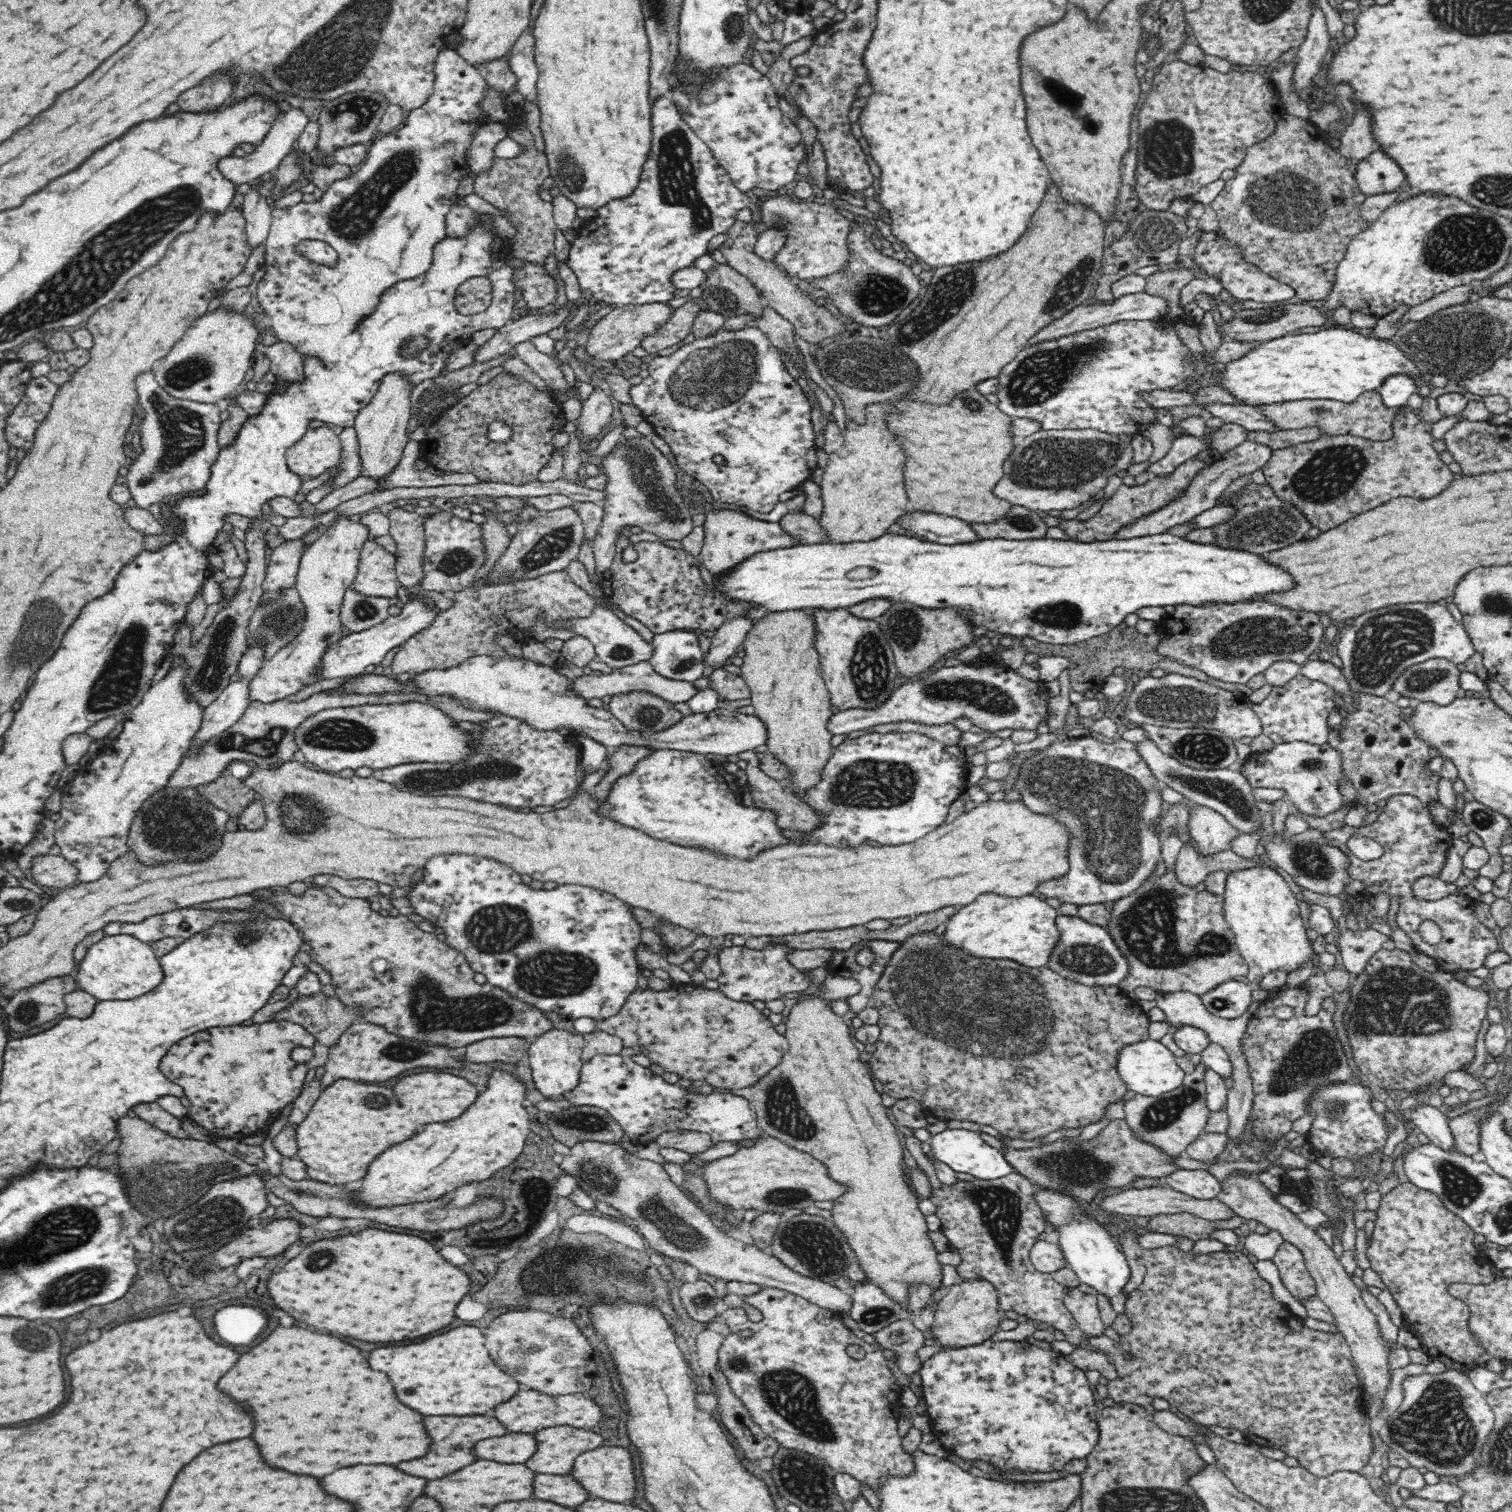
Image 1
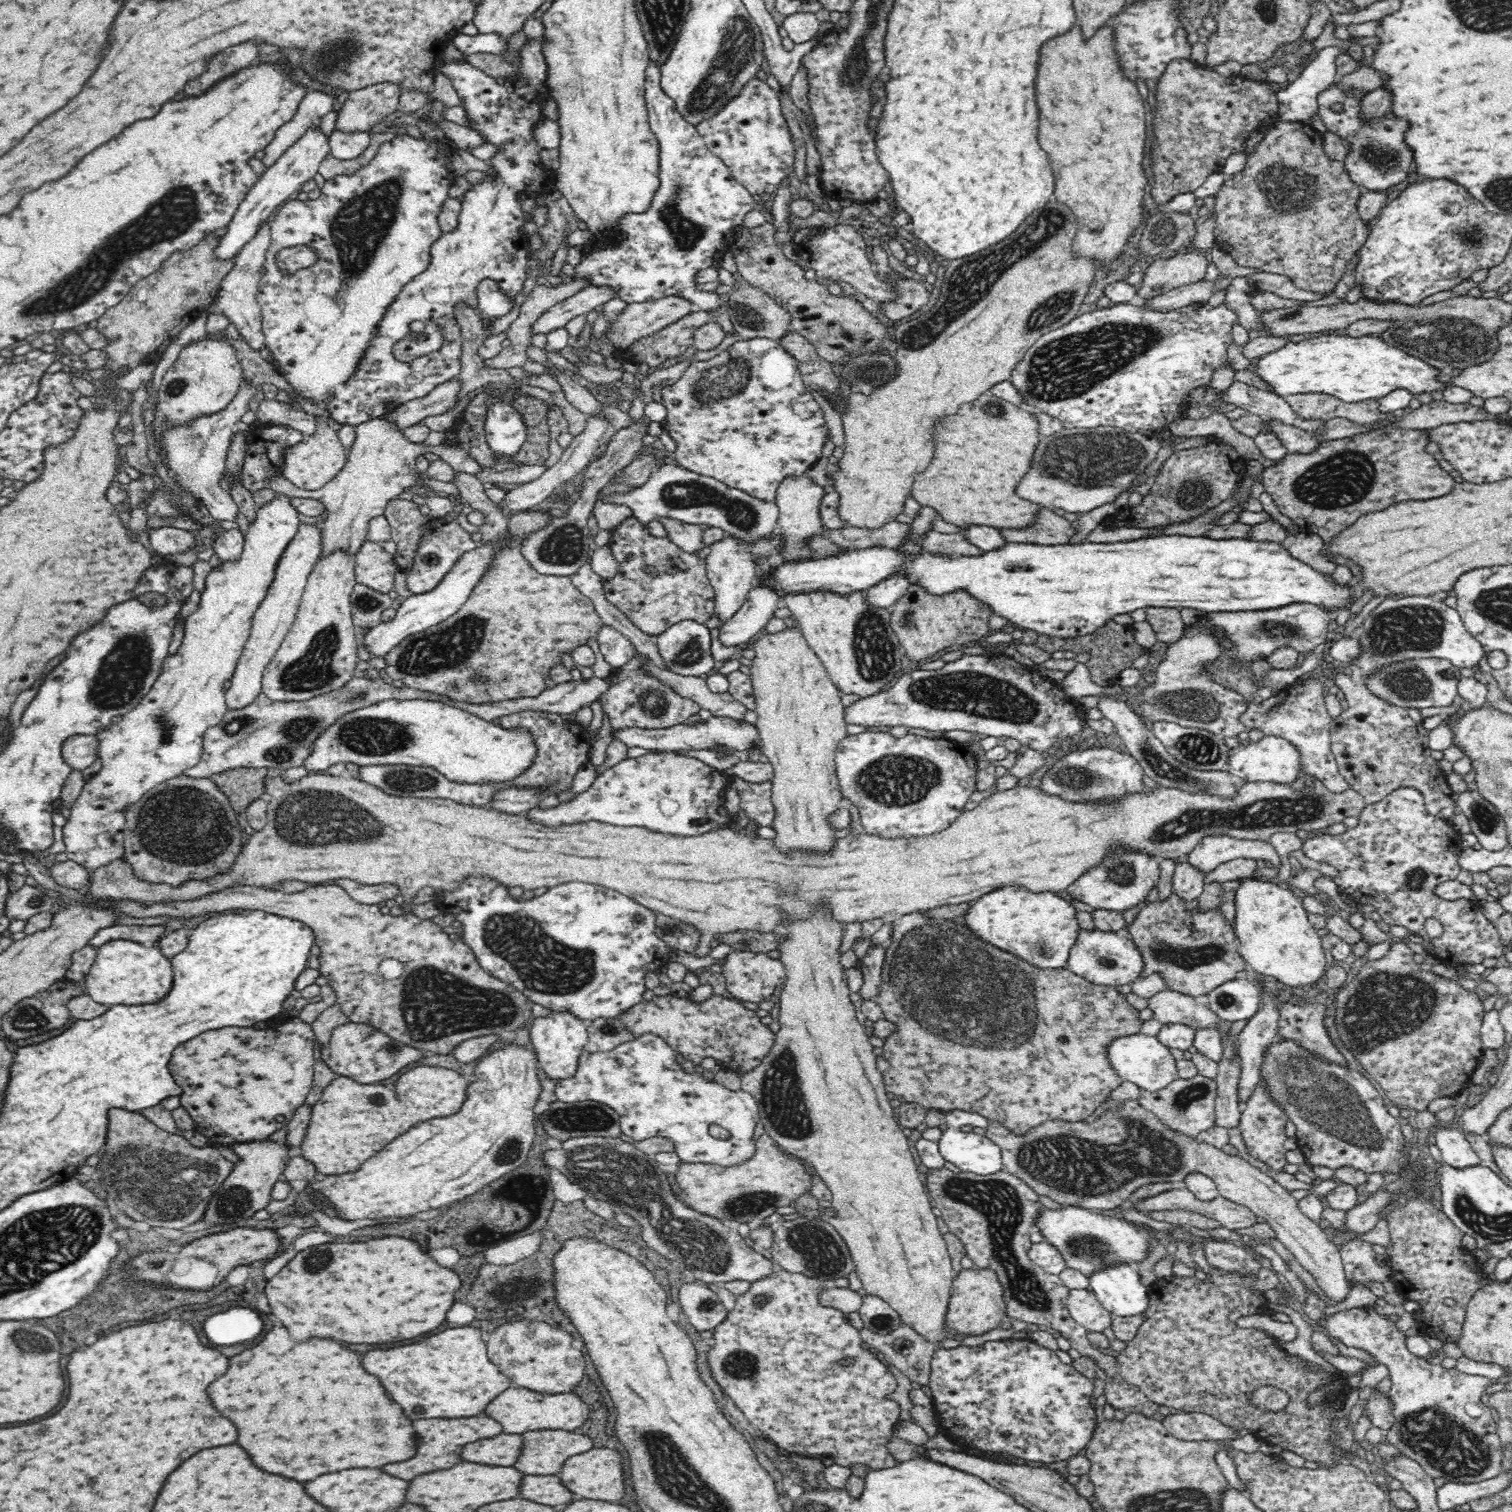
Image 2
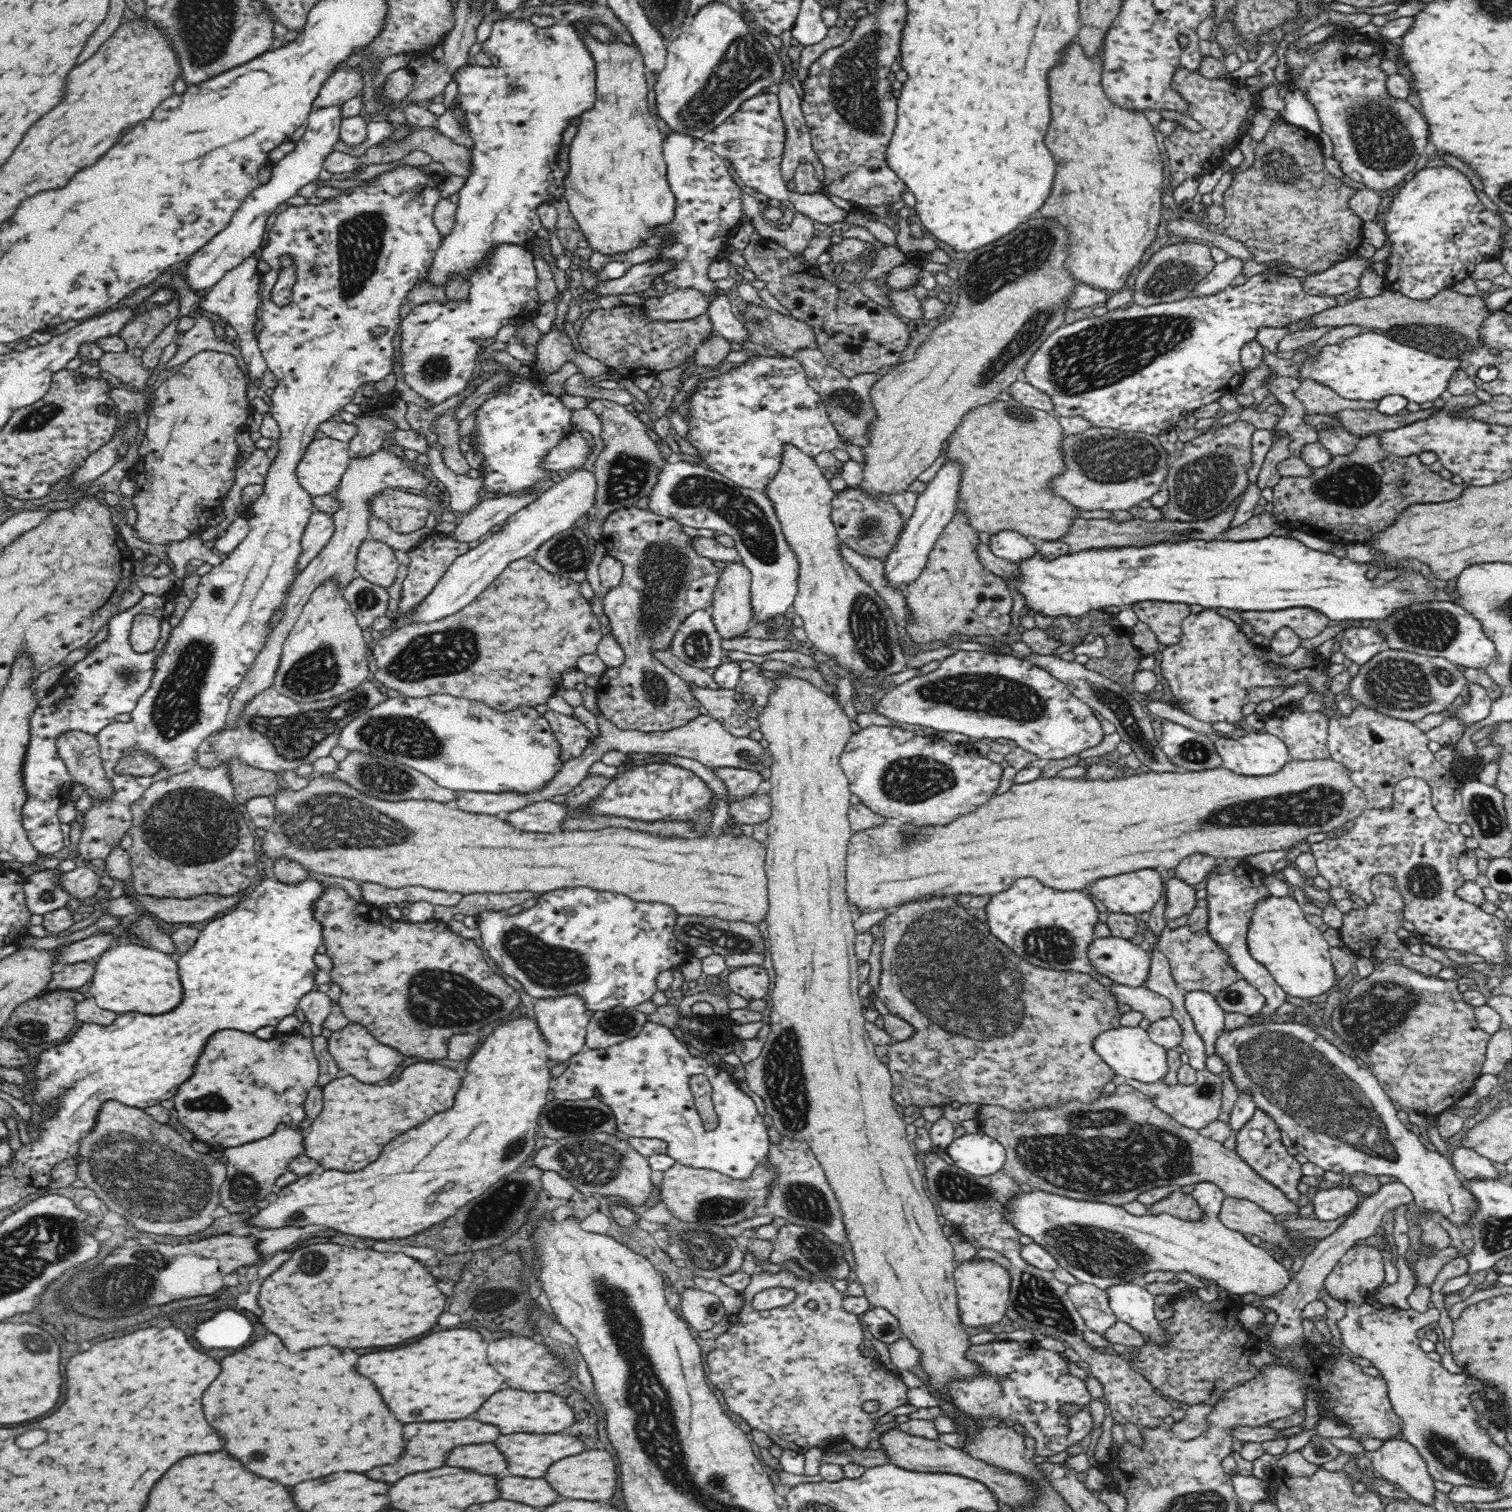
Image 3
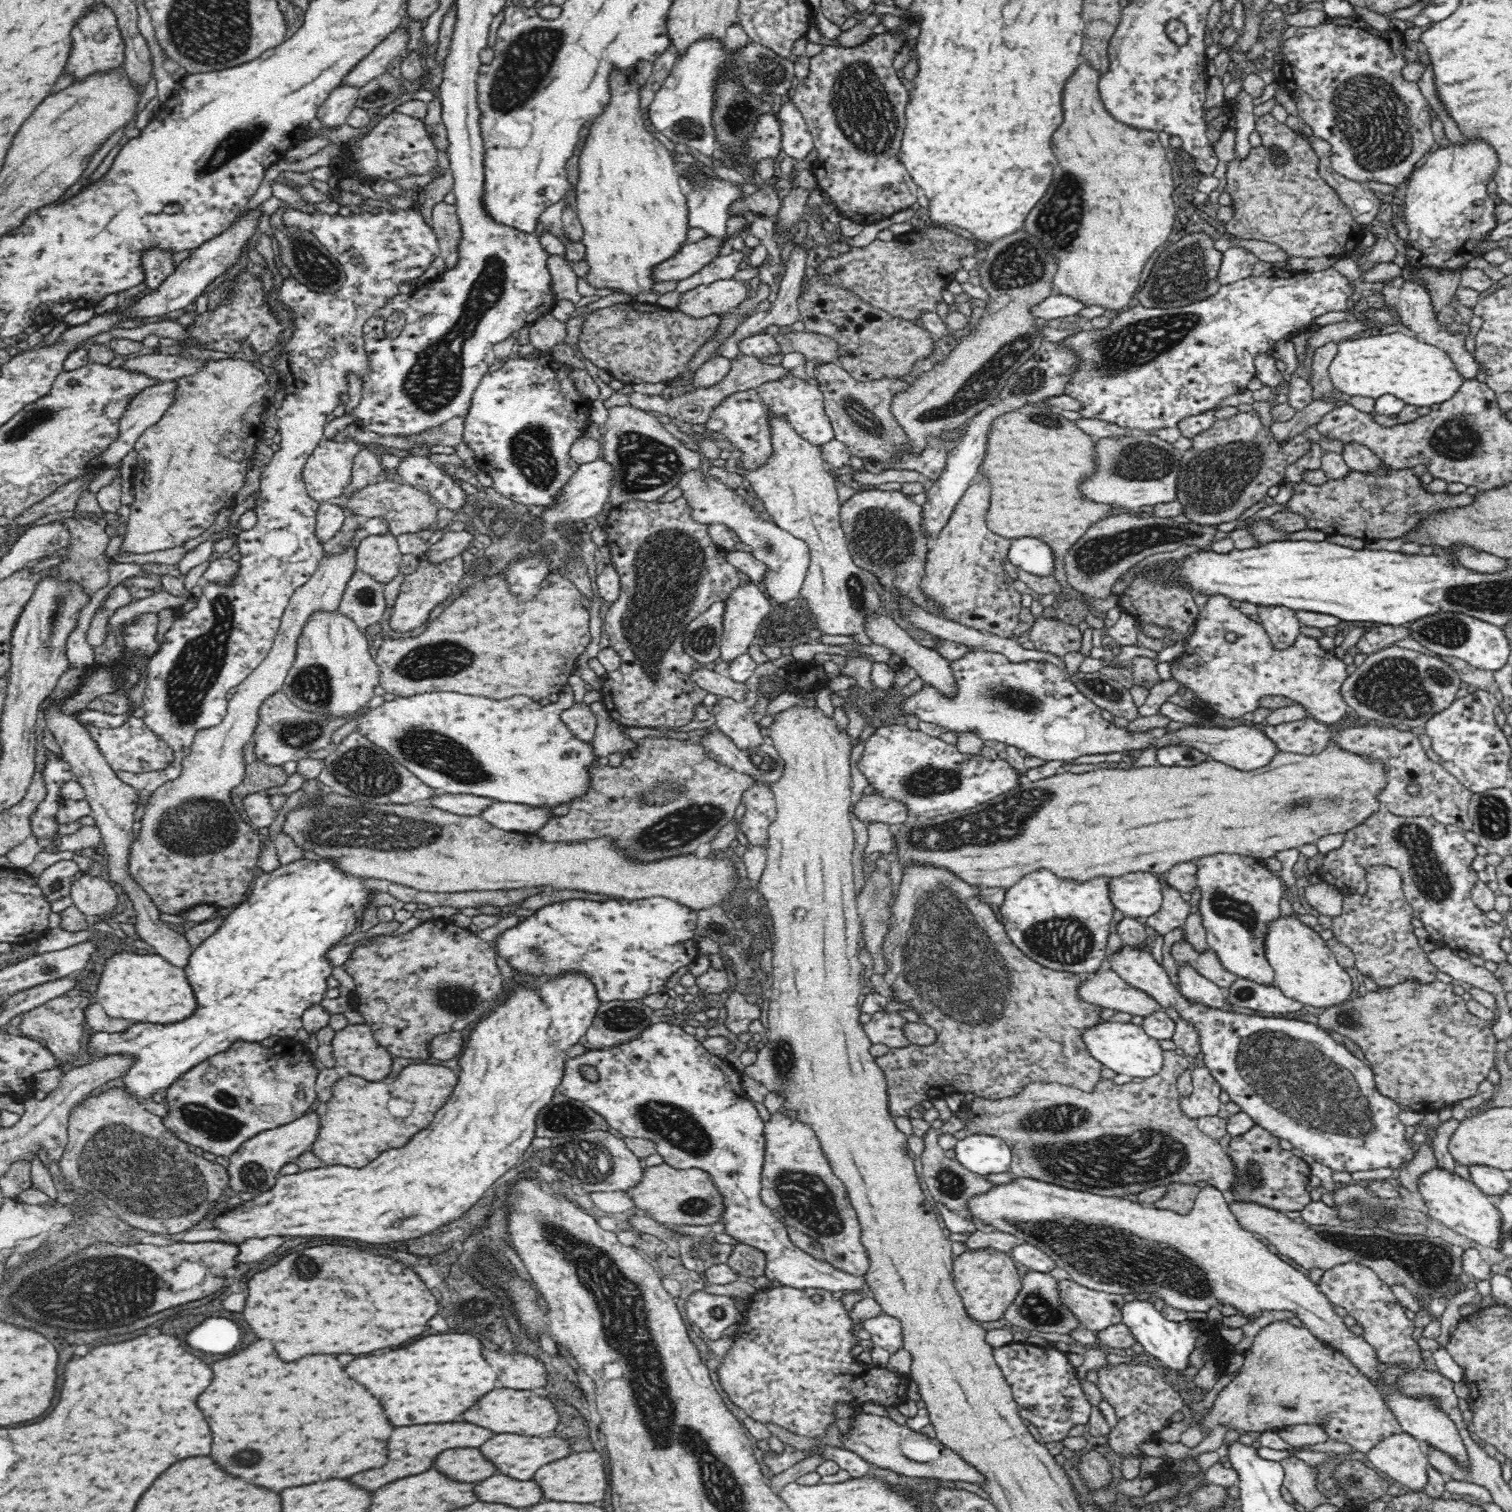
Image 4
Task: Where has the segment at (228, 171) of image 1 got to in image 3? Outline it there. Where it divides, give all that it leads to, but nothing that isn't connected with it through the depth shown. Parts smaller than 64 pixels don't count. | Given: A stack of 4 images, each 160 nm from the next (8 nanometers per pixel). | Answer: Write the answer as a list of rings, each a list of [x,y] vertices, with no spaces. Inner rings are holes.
[[[348,68],[344,70],[337,70],[330,75],[320,86],[318,96],[312,100],[312,111],[328,108],[333,106],[340,106],[347,100],[358,96],[358,92],[364,86],[364,80],[360,77],[362,68]]]

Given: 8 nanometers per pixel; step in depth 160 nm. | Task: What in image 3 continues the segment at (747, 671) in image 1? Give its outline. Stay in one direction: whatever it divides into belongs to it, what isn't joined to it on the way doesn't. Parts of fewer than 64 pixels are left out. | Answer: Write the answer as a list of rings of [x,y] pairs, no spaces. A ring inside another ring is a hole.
[[[785,671],[777,672],[777,676],[770,679],[770,681],[774,683],[775,688],[770,690],[766,707],[761,710],[757,719],[760,722],[760,733],[768,741],[769,754],[772,757],[770,766],[772,775],[769,778],[772,784],[769,791],[772,808],[770,818],[764,824],[767,825],[769,834],[765,843],[767,851],[765,875],[768,876],[768,898],[770,898],[770,910],[766,915],[770,944],[767,945],[770,950],[774,972],[776,972],[776,984],[774,984],[774,989],[770,994],[773,1002],[769,1015],[771,1032],[763,1039],[764,1046],[760,1056],[743,1066],[745,1082],[749,1090],[762,1098],[766,1114],[772,1119],[774,1130],[777,1130],[786,1139],[806,1142],[812,1153],[814,1153],[814,1158],[820,1163],[835,1194],[836,1201],[839,1203],[846,1237],[854,1256],[855,1266],[852,1271],[863,1286],[865,1297],[871,1302],[872,1306],[889,1310],[890,1314],[893,1314],[899,1320],[902,1334],[920,1350],[920,1362],[923,1371],[929,1376],[933,1388],[940,1390],[943,1396],[948,1399],[950,1398],[950,1395],[946,1393],[948,1378],[974,1376],[978,1369],[976,1369],[976,1363],[968,1361],[965,1355],[966,1350],[971,1345],[968,1342],[968,1334],[962,1328],[964,1325],[960,1321],[960,1315],[958,1315],[958,1297],[955,1287],[956,1263],[954,1261],[953,1246],[950,1244],[949,1238],[946,1238],[942,1233],[942,1226],[938,1223],[938,1214],[936,1214],[934,1204],[926,1196],[924,1178],[920,1175],[920,1170],[918,1170],[914,1159],[916,1150],[912,1143],[906,1141],[907,1120],[902,1119],[894,1108],[891,1074],[888,1067],[882,1064],[882,1061],[874,1052],[876,1045],[865,1029],[866,1020],[862,1013],[862,1003],[860,1003],[862,998],[858,996],[859,986],[861,985],[861,982],[858,981],[858,968],[861,962],[854,953],[854,940],[856,940],[857,934],[852,927],[852,910],[850,910],[848,899],[846,899],[845,877],[847,849],[849,848],[849,840],[854,833],[850,830],[847,817],[852,794],[849,790],[849,781],[846,779],[842,767],[838,765],[839,757],[854,733],[844,708],[838,702],[836,693],[828,694],[816,687],[811,681],[790,675]]]

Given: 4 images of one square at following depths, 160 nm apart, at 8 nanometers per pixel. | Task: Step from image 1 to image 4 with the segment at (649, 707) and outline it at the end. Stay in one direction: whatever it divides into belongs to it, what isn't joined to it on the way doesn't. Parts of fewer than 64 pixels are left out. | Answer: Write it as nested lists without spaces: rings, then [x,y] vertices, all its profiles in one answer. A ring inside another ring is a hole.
[[[678,497],[673,502],[662,504],[654,503],[654,501],[630,501],[624,505],[612,507],[610,514],[606,517],[606,524],[602,526],[607,536],[605,546],[611,554],[612,565],[618,571],[621,580],[620,594],[618,594],[618,598],[616,598],[614,602],[609,604],[608,611],[604,616],[602,632],[609,636],[609,646],[614,648],[621,656],[622,664],[620,664],[616,670],[606,672],[600,694],[603,705],[609,713],[609,716],[616,723],[624,727],[650,729],[668,727],[668,729],[676,729],[686,726],[696,717],[696,708],[698,708],[698,705],[708,693],[690,679],[690,672],[696,670],[696,668],[702,668],[703,666],[702,663],[698,663],[698,661],[692,659],[692,657],[684,654],[684,647],[682,647],[684,631],[691,620],[694,620],[700,613],[706,612],[706,609],[710,608],[711,604],[726,600],[726,597],[731,594],[732,590],[742,583],[738,577],[738,569],[725,559],[727,551],[712,543],[708,535],[708,525],[700,524],[694,521],[690,516],[691,513],[689,507],[684,503],[684,497]]]

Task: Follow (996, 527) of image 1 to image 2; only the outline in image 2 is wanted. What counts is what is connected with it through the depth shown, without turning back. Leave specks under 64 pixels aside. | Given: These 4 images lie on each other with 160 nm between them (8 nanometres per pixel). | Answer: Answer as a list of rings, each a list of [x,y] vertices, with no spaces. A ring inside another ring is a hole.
[[[1038,508],[1034,524],[1022,528],[1000,528],[998,531],[1006,542],[1064,544],[1079,531],[1079,527],[1074,520],[1067,521],[1049,508]]]

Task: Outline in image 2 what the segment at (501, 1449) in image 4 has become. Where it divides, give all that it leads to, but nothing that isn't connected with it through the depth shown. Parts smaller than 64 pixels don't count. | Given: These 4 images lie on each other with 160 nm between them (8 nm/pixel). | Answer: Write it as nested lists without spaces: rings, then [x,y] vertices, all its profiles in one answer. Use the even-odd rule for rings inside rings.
[[[538,1430],[524,1434],[522,1456],[518,1458],[518,1468],[524,1474],[558,1474],[562,1464],[574,1456],[588,1452],[592,1448],[593,1439],[585,1434],[564,1430]]]

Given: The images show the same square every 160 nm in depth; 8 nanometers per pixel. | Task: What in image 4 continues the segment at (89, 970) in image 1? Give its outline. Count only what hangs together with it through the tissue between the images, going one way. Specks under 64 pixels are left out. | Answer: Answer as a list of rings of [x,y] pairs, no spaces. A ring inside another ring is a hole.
[[[121,951],[110,955],[103,963],[95,996],[112,1018],[133,1022],[174,1024],[190,1016],[196,1008],[196,997],[183,968],[170,964],[154,952],[141,954]]]

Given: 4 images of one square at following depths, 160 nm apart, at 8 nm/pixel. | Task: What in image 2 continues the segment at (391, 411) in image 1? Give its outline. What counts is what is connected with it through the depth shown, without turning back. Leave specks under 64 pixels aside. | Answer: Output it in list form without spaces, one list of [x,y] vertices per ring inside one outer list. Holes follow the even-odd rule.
[[[376,416],[362,421],[354,427],[355,440],[347,452],[347,461],[342,470],[329,483],[324,484],[318,490],[302,490],[292,484],[282,475],[269,482],[271,489],[281,492],[287,497],[309,498],[323,504],[326,514],[325,521],[320,526],[323,549],[321,554],[328,556],[336,548],[341,548],[349,554],[356,554],[366,541],[366,530],[370,519],[384,515],[389,500],[398,497],[404,488],[410,488],[414,484],[430,486],[434,491],[443,491],[451,495],[461,495],[459,488],[452,482],[428,479],[418,481],[414,477],[417,472],[416,458],[434,453],[440,459],[445,460],[456,473],[474,475],[480,472],[480,465],[474,461],[466,451],[460,447],[441,445],[428,445],[426,443],[410,442],[403,435],[401,428],[385,416]]]

